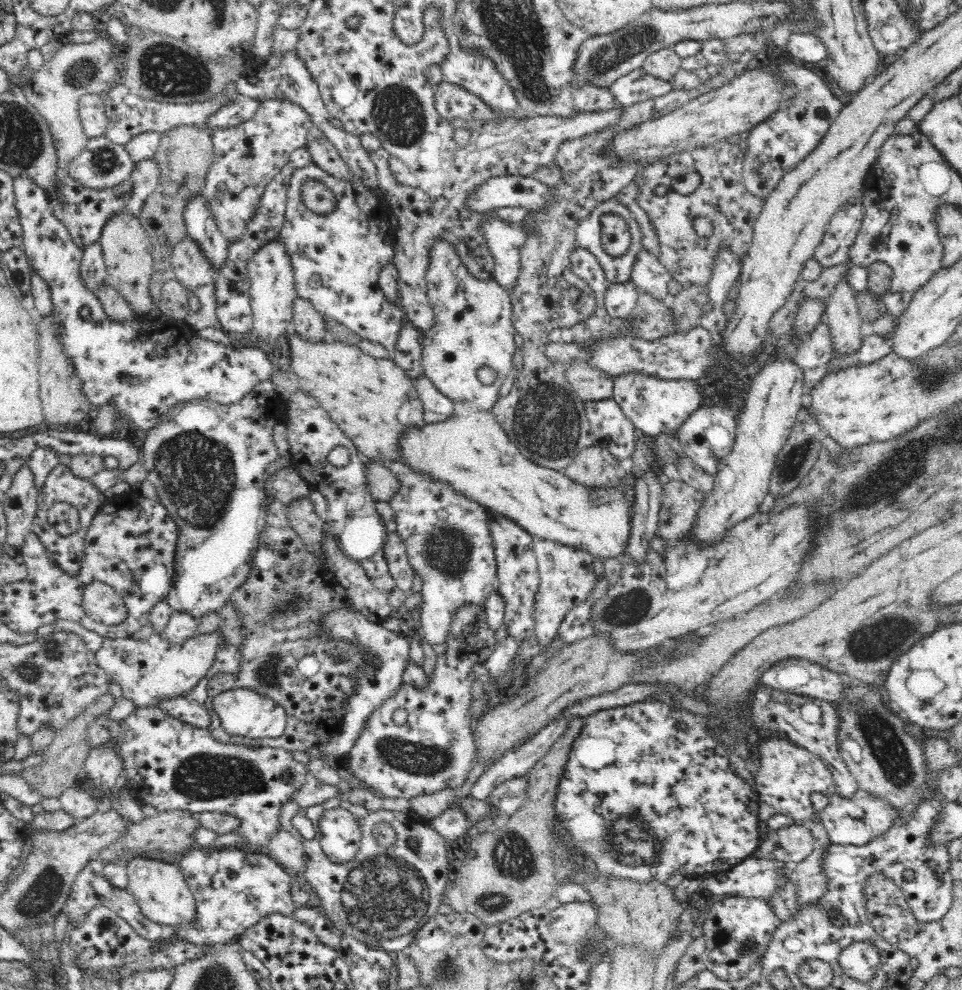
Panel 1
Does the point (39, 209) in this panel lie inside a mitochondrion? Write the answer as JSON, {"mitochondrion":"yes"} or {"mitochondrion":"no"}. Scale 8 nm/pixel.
{"mitochondrion":"no"}

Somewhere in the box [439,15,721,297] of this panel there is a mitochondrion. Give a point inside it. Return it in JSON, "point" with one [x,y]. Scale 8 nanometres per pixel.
{"point":[645,35]}

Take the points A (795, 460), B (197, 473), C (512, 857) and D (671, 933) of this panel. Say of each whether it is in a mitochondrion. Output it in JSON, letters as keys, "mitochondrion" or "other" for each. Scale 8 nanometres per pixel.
{"A":"mitochondrion","B":"mitochondrion","C":"mitochondrion","D":"other"}

